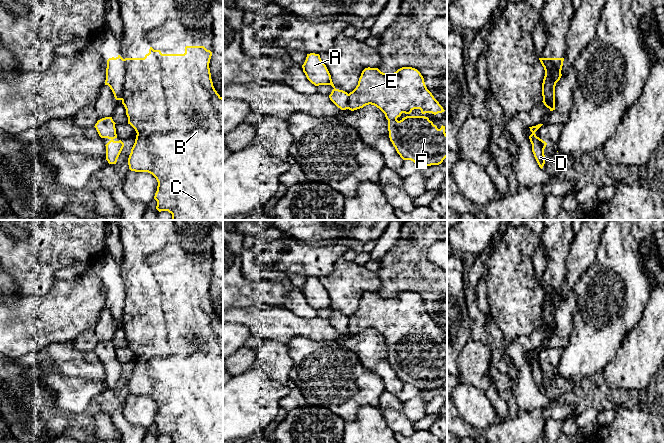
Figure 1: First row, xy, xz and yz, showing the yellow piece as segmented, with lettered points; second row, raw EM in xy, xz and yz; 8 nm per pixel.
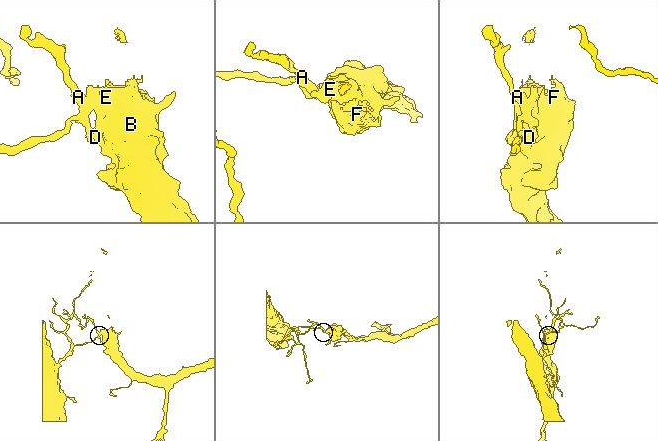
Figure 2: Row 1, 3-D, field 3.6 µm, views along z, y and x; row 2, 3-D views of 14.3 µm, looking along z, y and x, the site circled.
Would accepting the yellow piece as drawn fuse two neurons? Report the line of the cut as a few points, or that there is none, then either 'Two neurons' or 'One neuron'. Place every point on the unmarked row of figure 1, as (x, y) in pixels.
Split along xy (124, 283), (125, 301), (121, 323). Two neurons

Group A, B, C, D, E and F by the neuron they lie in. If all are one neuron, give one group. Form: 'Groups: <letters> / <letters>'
Groups: A / B C D E F

